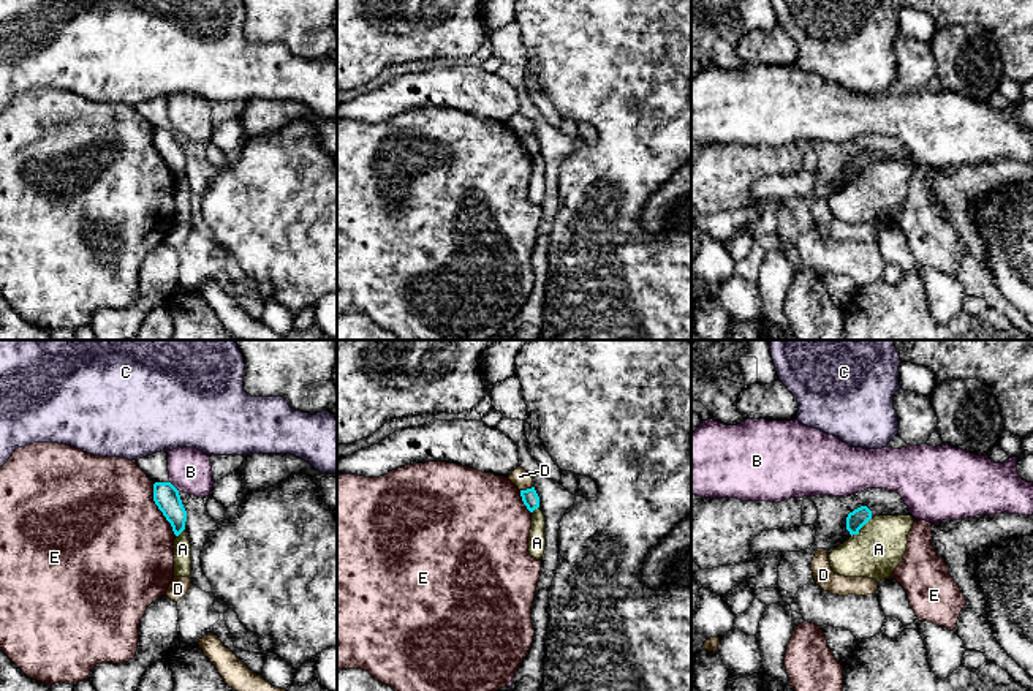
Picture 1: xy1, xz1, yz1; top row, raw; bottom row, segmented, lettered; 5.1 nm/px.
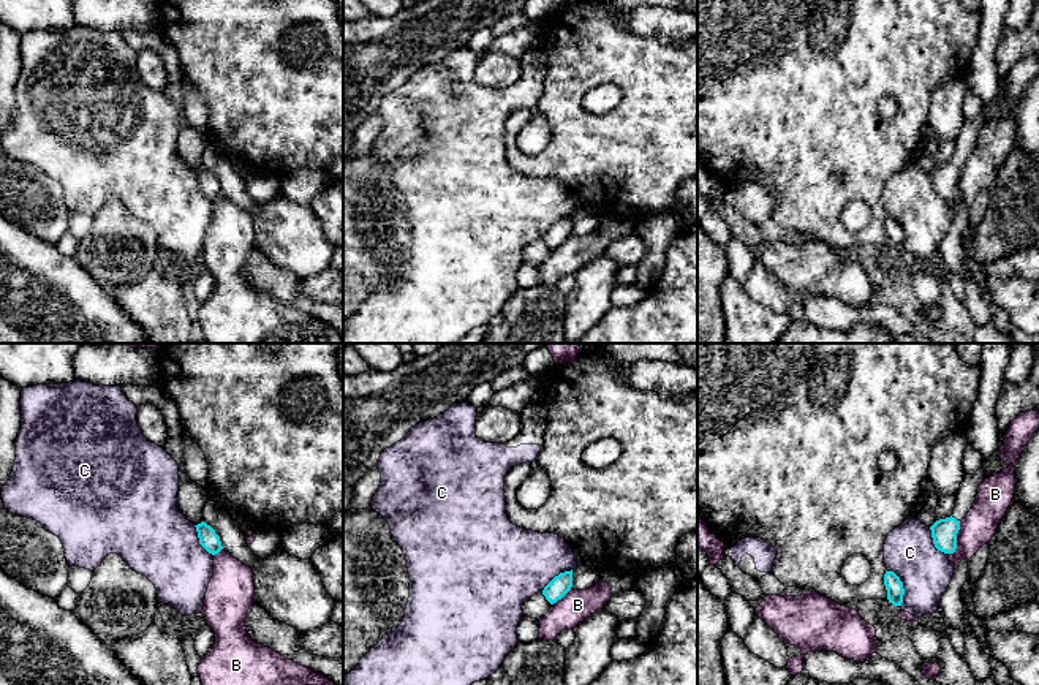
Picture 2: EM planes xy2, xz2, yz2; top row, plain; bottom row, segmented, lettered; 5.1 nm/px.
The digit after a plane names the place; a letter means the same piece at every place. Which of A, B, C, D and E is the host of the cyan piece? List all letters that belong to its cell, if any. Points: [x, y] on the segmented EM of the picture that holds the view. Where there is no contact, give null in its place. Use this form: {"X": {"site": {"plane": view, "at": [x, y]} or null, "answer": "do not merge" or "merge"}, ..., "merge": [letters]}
{"A": {"site": {"plane": "yz1", "at": [861, 527]}, "answer": "do not merge"}, "B": {"site": {"plane": "yz2", "at": [955, 540]}, "answer": "do not merge"}, "C": {"site": {"plane": "yz2", "at": [902, 587]}, "answer": "do not merge"}, "D": {"site": {"plane": "xz1", "at": [527, 489]}, "answer": "do not merge"}, "E": {"site": {"plane": "xy1", "at": [158, 508]}, "answer": "do not merge"}, "merge": []}

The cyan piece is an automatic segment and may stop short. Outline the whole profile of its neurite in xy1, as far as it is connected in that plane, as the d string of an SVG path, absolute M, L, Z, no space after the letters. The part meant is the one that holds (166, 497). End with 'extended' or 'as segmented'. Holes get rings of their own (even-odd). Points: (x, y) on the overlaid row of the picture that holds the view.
M155 482L153 501L171 523L174 534L179 536L185 530L187 522L187 511L179 490L171 482Z | as segmented

